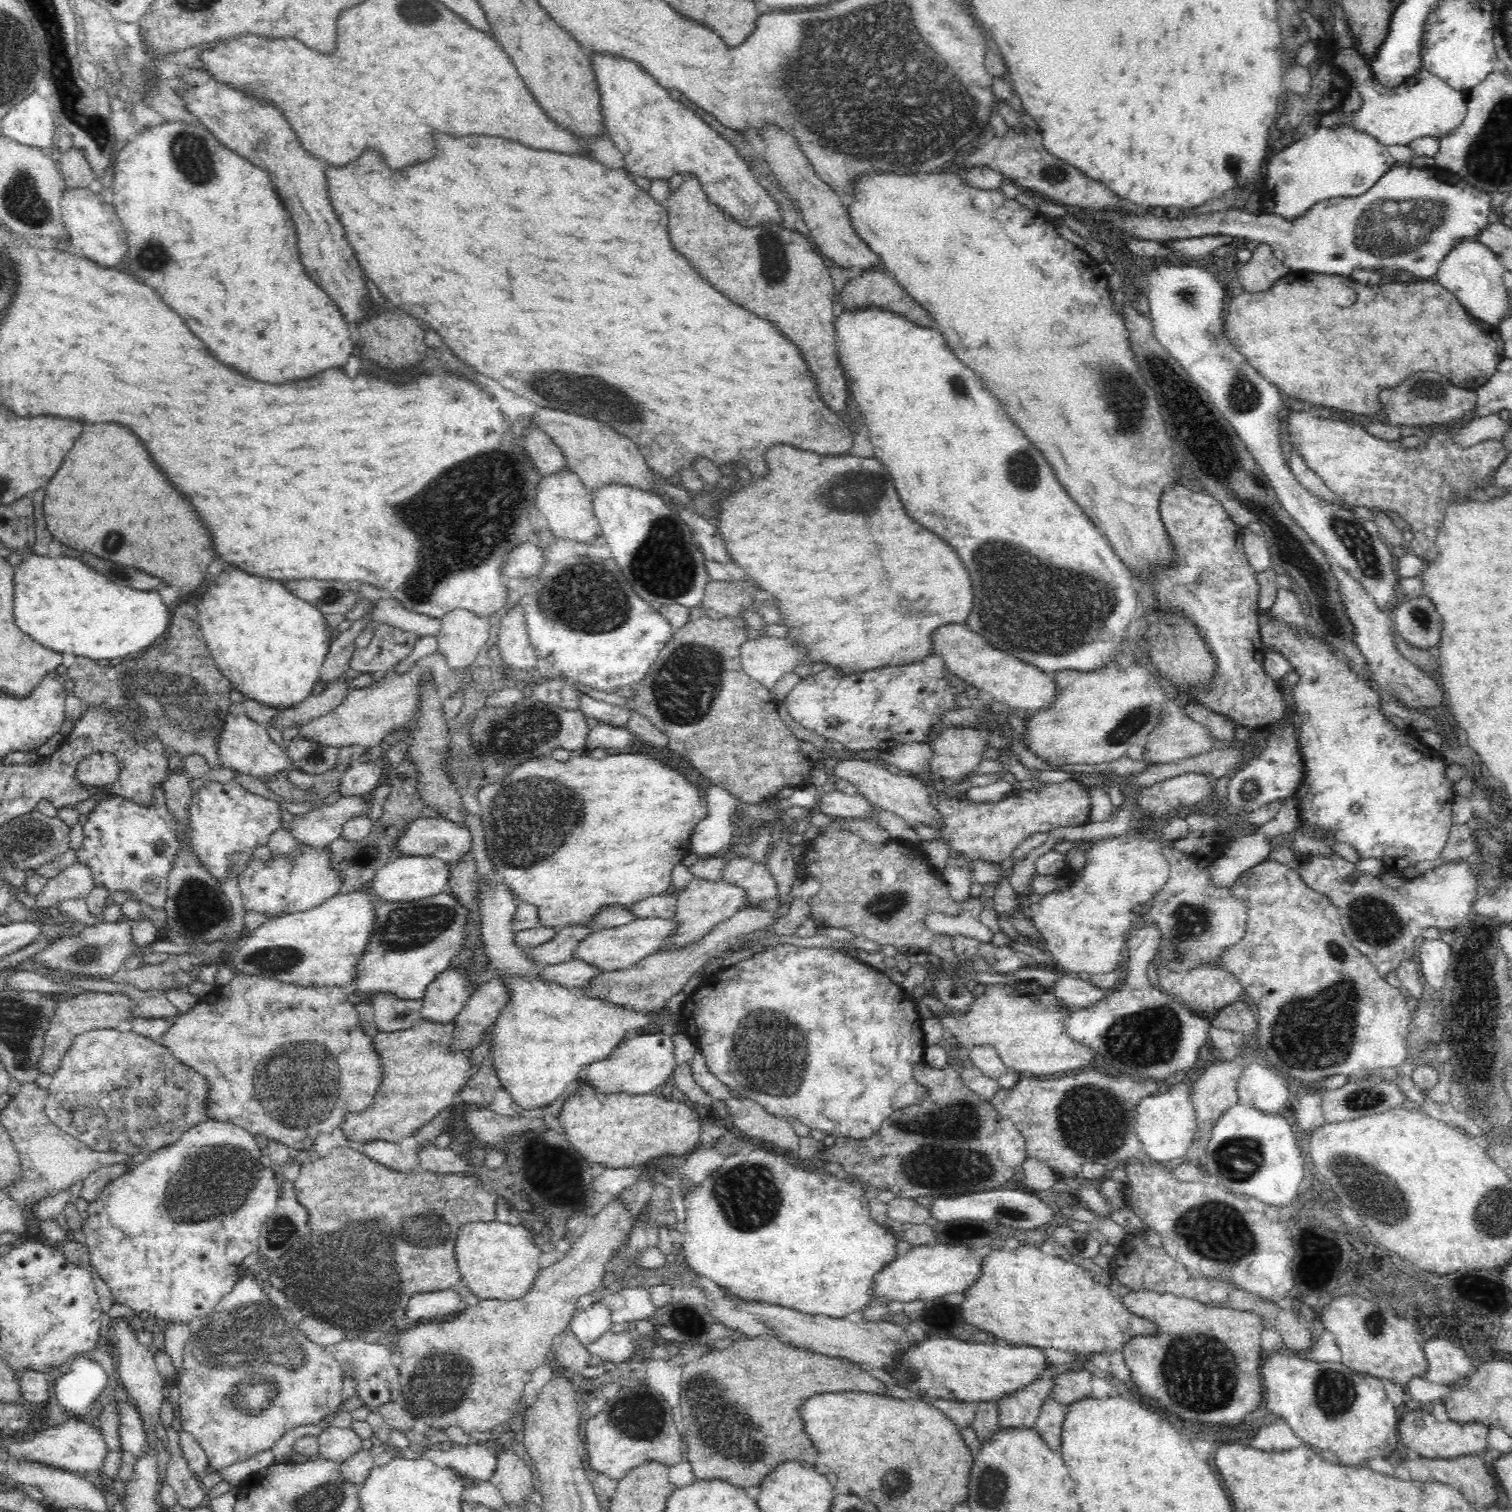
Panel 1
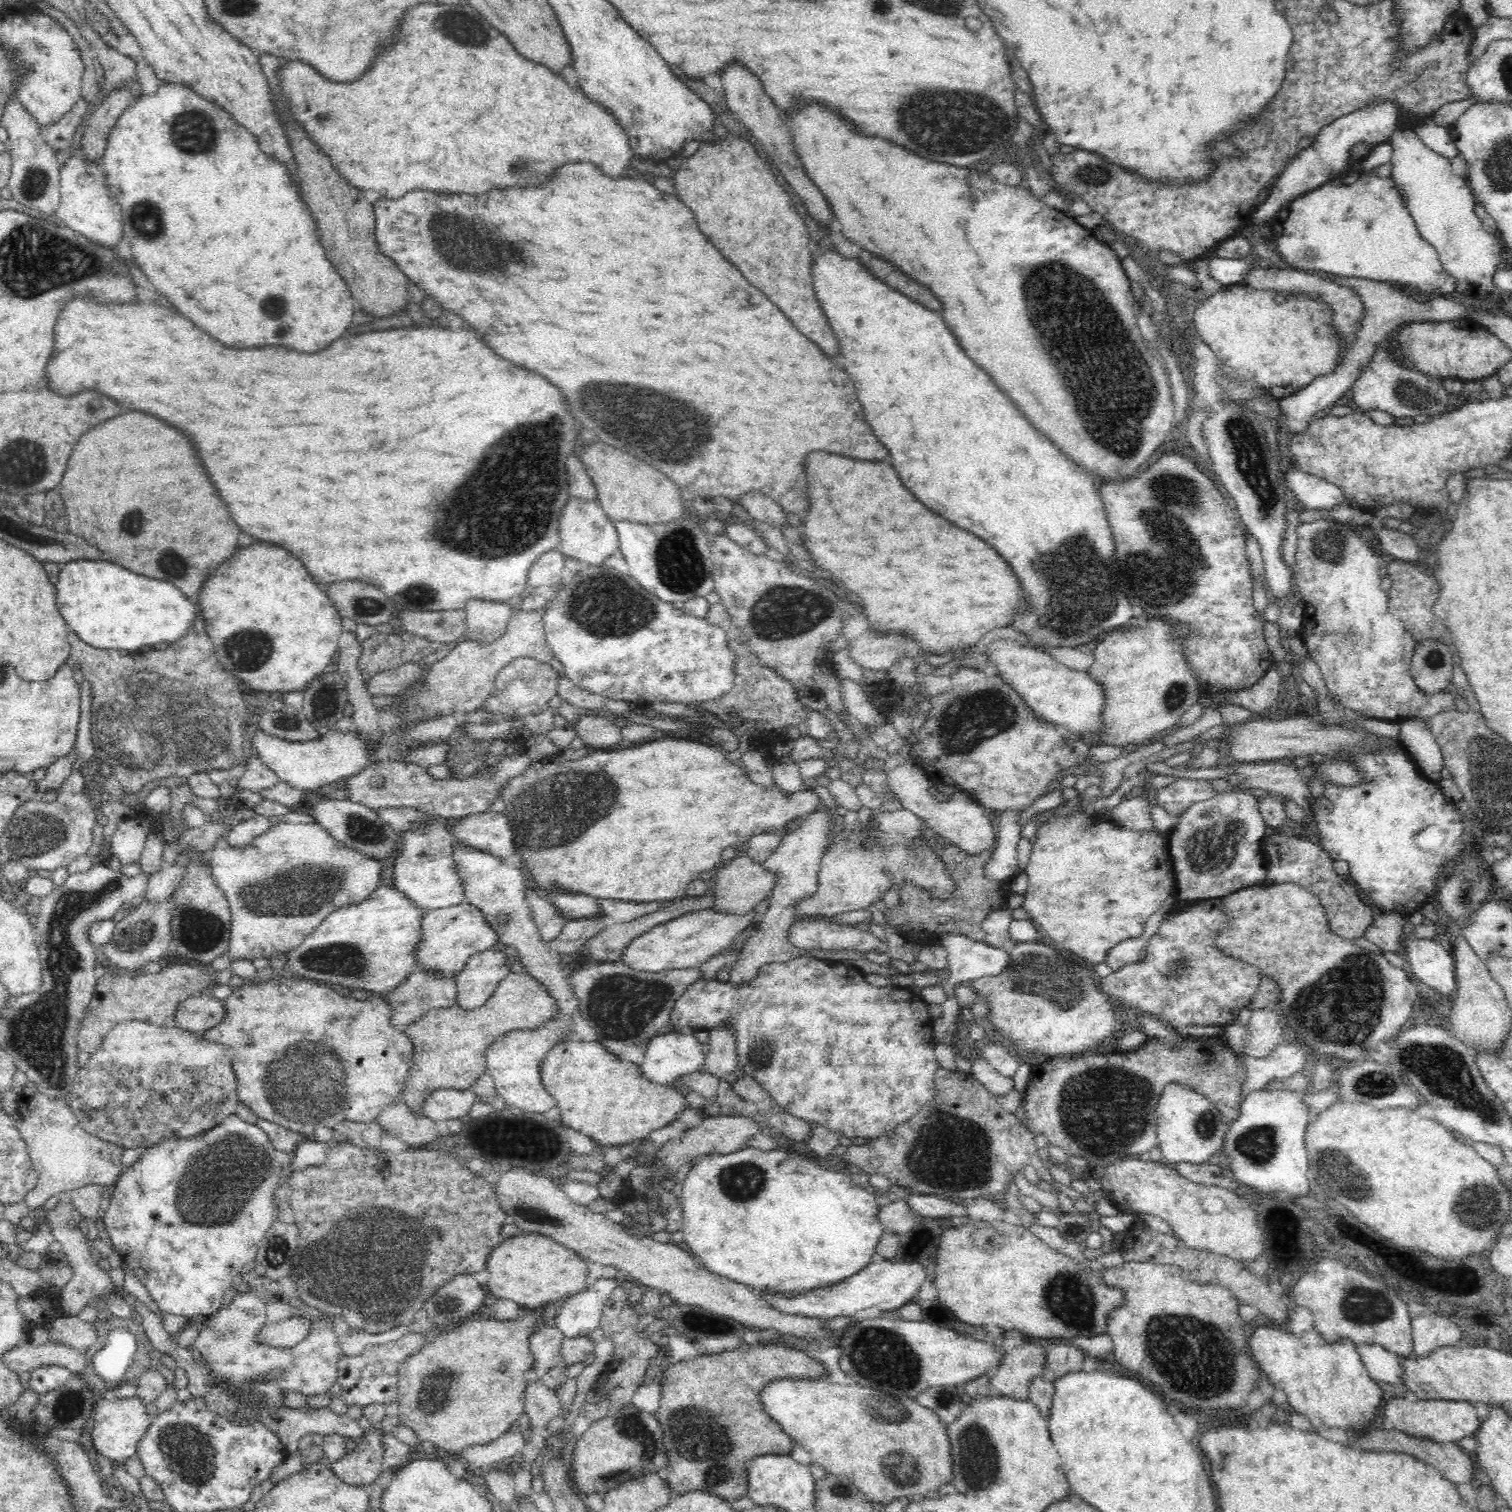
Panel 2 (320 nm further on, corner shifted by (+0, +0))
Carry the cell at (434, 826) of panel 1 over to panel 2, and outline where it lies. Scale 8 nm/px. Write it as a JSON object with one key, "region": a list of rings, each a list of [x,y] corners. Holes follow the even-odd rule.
{"region":[[[488,810],[462,817],[458,819],[458,824],[453,826],[452,833],[457,844],[472,847],[495,857],[505,859],[519,852],[514,839],[514,829],[504,813]]]}

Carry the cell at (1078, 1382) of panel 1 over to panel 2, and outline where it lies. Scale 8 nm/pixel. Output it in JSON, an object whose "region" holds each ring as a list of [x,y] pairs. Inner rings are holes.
{"region":[[[1051,1341],[1046,1347],[1045,1364],[1041,1377],[1054,1382],[1070,1372],[1084,1371],[1085,1354],[1066,1341]]]}

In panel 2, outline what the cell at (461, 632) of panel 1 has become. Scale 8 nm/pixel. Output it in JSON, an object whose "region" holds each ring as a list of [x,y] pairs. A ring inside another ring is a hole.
{"region":[[[470,599],[466,604],[466,635],[472,642],[492,644],[506,632],[517,602]]]}

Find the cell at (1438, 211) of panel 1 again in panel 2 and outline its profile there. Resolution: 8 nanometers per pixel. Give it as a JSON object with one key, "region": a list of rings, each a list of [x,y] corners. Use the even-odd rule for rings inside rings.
{"region":[[[1374,173],[1362,174],[1358,176],[1348,176],[1345,181],[1336,182],[1333,186],[1329,182],[1312,190],[1306,194],[1296,198],[1290,202],[1290,204],[1282,207],[1282,210],[1272,218],[1270,222],[1272,230],[1272,247],[1279,254],[1279,256],[1285,260],[1286,266],[1290,268],[1298,268],[1306,272],[1318,272],[1322,276],[1331,277],[1338,275],[1341,277],[1354,277],[1366,280],[1376,280],[1380,282],[1400,283],[1403,286],[1406,284],[1414,284],[1426,292],[1432,292],[1432,295],[1444,295],[1448,292],[1455,290],[1456,279],[1452,278],[1452,275],[1445,272],[1445,268],[1441,263],[1437,250],[1427,241],[1422,238],[1419,233],[1415,220],[1411,217],[1410,211],[1406,208],[1404,201],[1402,200],[1399,190],[1395,187],[1395,182],[1390,177],[1377,177]]]}

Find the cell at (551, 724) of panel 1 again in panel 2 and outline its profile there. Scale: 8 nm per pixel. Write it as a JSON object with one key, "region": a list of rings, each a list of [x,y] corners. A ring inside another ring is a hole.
{"region":[[[599,715],[579,716],[573,726],[576,736],[580,737],[588,747],[605,748],[614,746],[622,740],[621,728],[609,717]]]}

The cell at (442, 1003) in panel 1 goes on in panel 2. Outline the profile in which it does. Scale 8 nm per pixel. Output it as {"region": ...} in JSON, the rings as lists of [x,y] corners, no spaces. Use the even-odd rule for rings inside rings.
{"region":[[[488,949],[470,956],[466,966],[457,974],[457,1004],[462,1009],[472,1010],[482,1006],[497,990],[508,974],[510,965],[504,952]]]}

